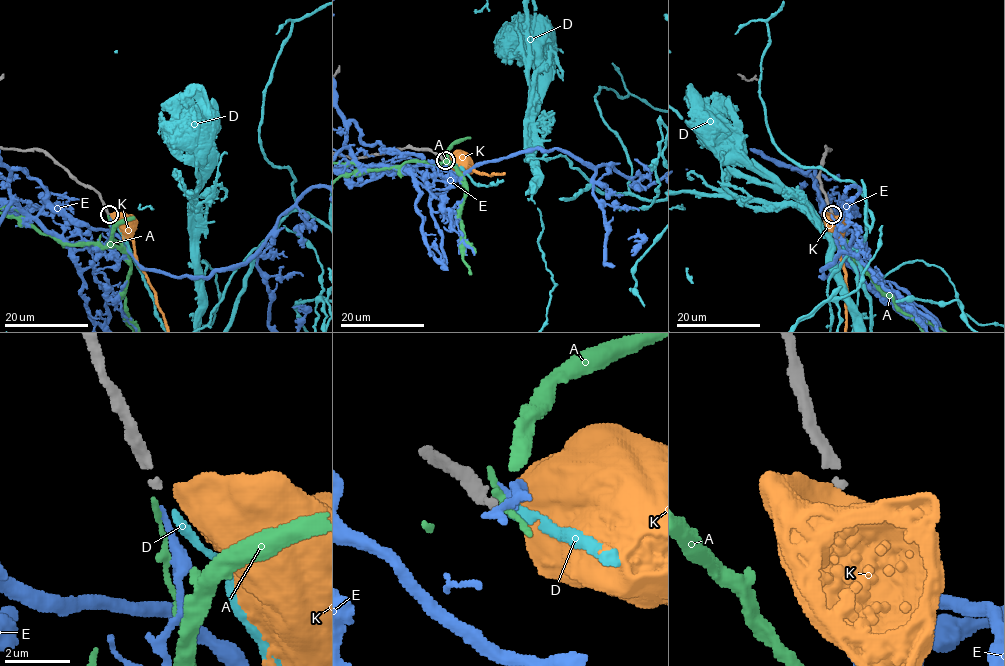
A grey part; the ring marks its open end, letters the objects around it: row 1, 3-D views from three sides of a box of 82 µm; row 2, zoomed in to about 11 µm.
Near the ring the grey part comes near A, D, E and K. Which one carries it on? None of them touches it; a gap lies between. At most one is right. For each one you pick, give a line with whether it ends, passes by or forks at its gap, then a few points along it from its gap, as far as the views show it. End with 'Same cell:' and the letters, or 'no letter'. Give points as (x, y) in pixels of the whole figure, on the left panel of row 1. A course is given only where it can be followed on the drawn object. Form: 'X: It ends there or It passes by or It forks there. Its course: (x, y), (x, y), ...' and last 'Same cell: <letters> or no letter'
D: It ends there
Same cell: D

